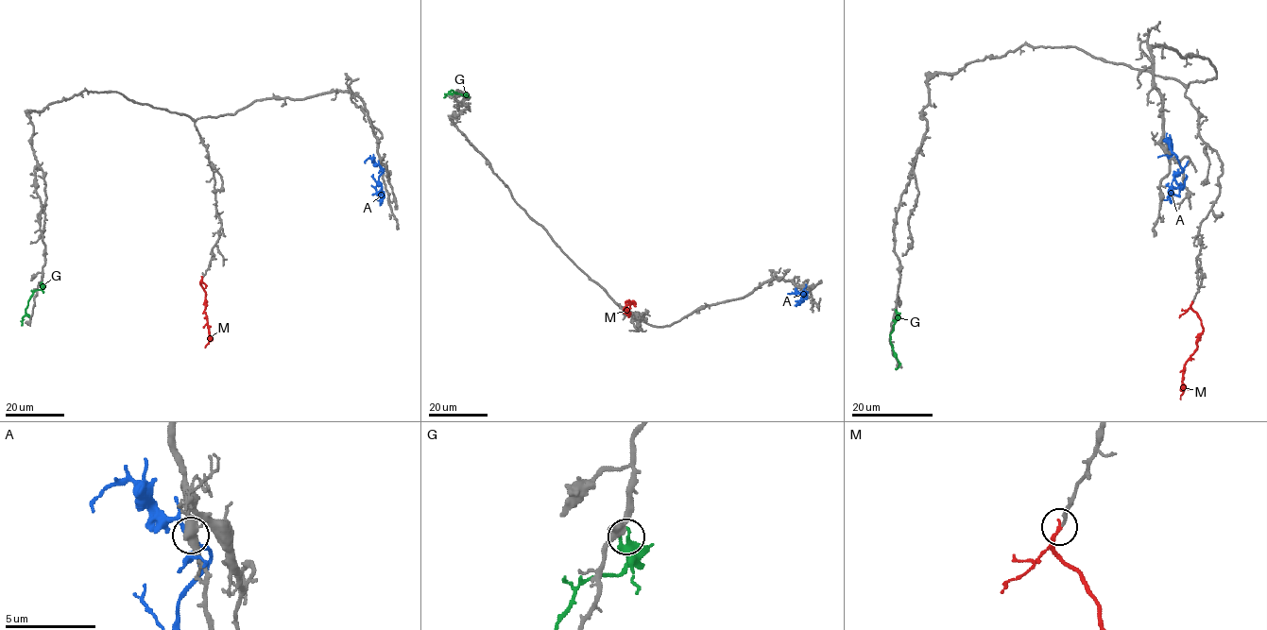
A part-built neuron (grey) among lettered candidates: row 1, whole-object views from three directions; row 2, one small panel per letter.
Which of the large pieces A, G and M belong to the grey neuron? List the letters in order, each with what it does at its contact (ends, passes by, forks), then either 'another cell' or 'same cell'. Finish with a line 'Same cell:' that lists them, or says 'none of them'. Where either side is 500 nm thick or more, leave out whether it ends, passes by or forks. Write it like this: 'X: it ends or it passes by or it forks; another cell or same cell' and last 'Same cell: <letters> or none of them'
A: another cell
G: it passes by; another cell
M: it ends; same cell
Same cell: M

